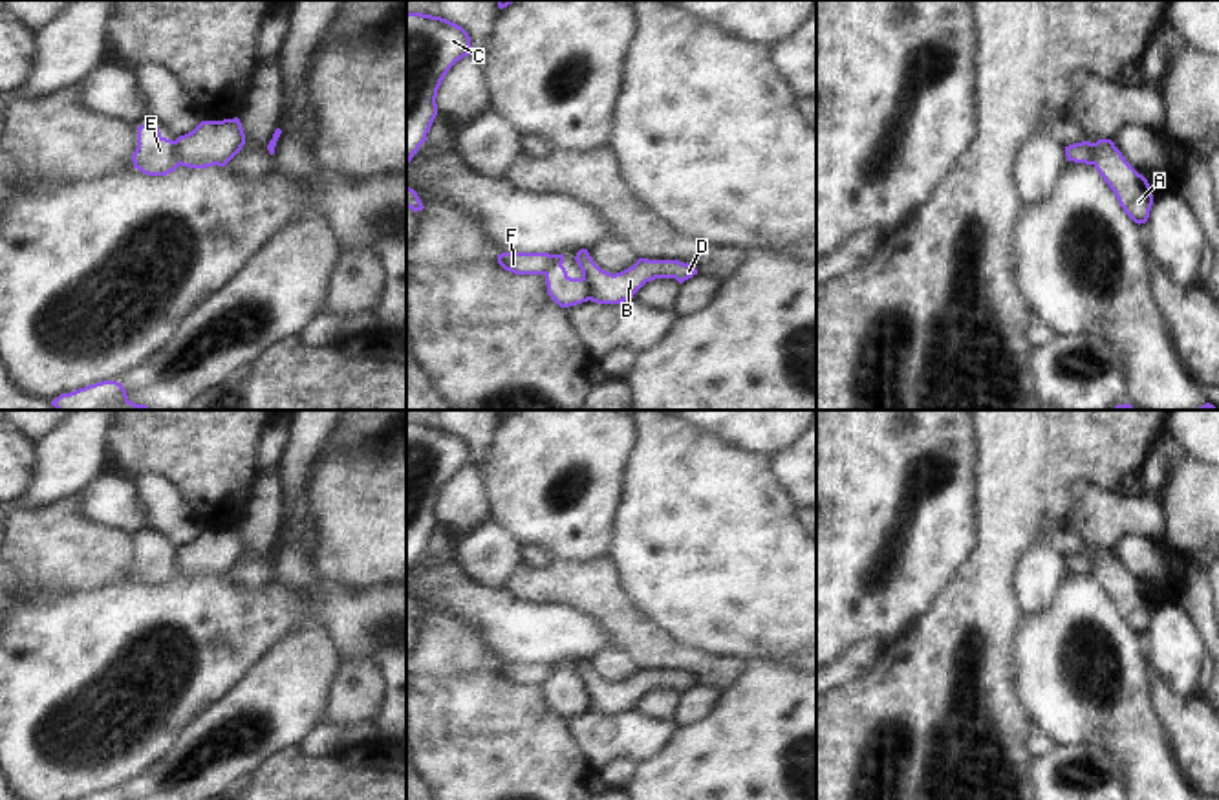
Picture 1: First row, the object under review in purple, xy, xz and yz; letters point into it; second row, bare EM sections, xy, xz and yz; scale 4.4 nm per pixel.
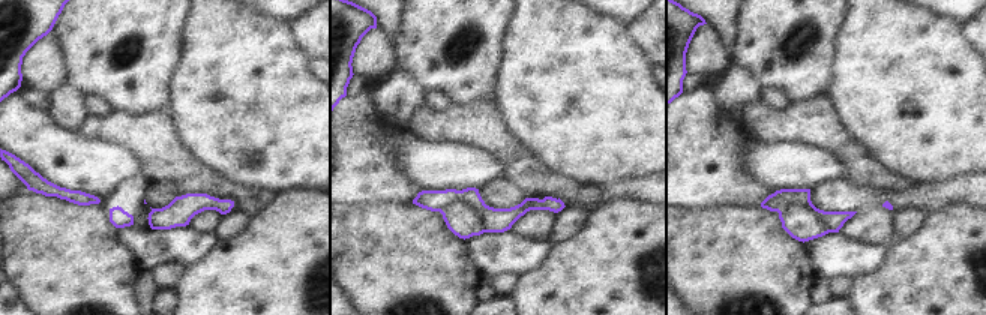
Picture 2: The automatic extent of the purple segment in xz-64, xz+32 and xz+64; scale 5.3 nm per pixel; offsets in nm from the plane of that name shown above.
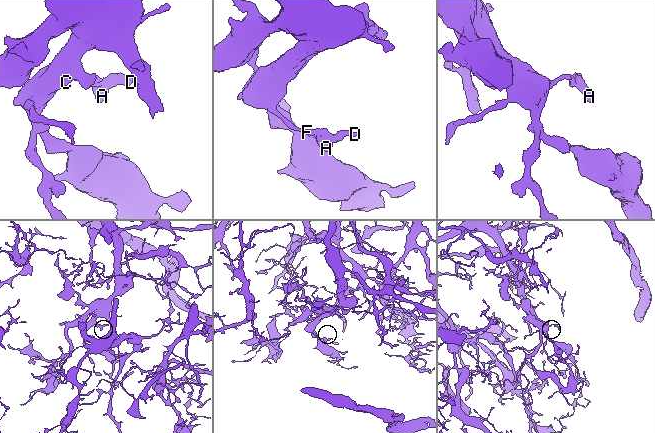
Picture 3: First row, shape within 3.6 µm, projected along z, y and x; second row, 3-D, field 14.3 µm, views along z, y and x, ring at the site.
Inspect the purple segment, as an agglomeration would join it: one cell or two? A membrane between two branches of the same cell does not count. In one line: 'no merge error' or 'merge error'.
merge error

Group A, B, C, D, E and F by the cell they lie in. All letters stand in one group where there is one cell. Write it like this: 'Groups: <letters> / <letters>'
Groups: A E / B C D F

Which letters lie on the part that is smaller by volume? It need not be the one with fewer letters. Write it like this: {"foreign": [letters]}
{"foreign": ["A", "E"]}

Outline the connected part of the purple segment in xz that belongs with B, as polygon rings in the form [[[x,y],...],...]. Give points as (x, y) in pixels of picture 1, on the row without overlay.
[[[580,659],[575,666],[582,688],[588,694],[588,705],[597,714],[620,714],[646,694],[655,688],[675,688],[679,694],[697,685],[692,674],[679,670],[648,670],[639,668],[631,677],[620,683],[608,683],[600,679],[588,659]]]

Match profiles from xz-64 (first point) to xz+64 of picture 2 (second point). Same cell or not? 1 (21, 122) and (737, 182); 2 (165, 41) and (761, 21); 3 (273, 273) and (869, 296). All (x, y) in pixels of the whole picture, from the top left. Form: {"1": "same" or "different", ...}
{"1": "different", "2": "same", "3": "same"}

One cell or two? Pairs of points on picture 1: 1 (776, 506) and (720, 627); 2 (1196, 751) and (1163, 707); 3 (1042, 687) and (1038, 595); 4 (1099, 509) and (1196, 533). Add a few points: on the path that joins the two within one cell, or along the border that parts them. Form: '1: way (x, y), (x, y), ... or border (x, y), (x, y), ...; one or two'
1: way (747, 535), (722, 561), (720, 597); one
2: way (1196, 740), (1174, 718); one
3: border (1064, 577), (1055, 599), (1044, 610), (1022, 614); two
4: border (1163, 484), (1165, 540); two

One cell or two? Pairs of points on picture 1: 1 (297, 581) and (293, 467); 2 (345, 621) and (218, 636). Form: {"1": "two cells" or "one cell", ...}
{"1": "one cell", "2": "one cell"}

